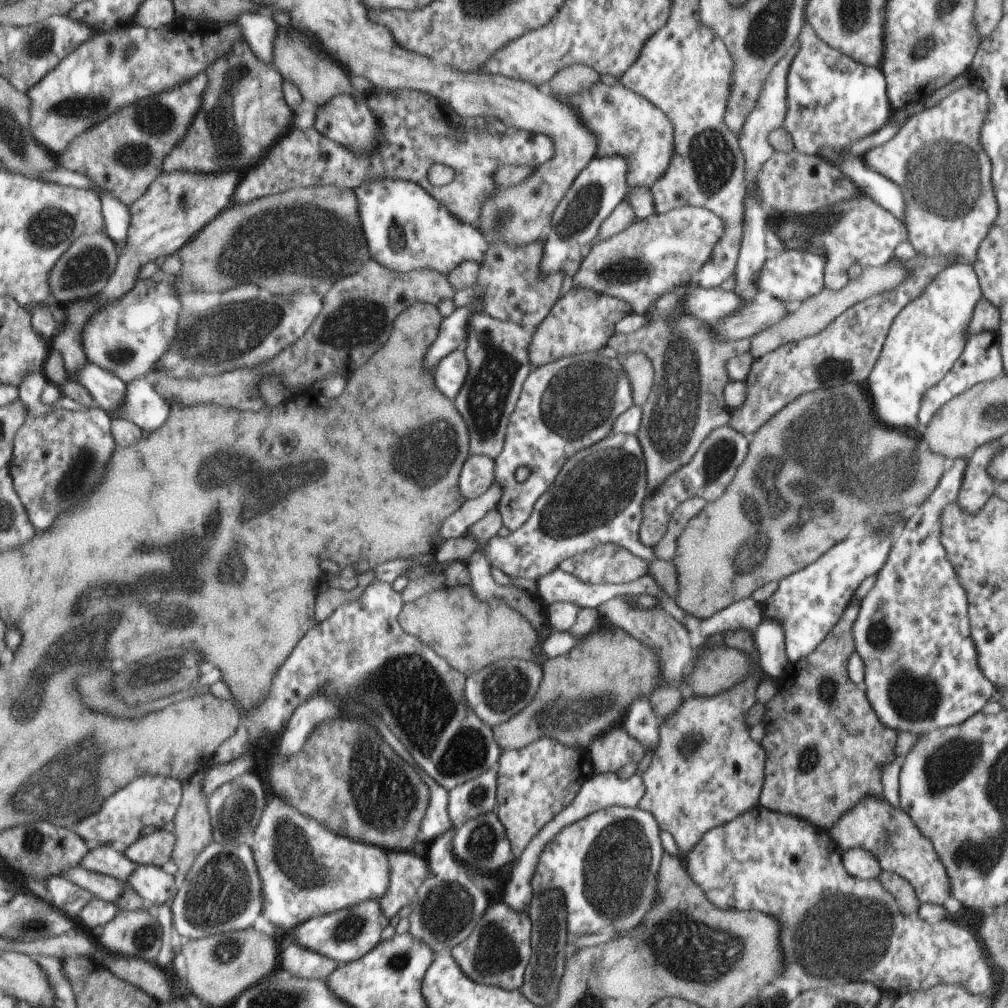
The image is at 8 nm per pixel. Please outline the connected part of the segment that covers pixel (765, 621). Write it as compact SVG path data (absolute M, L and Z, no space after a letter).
M763 617L753 637L756 640L760 668L767 676L780 680L789 662L789 657L786 656L785 628L782 628L782 622Z

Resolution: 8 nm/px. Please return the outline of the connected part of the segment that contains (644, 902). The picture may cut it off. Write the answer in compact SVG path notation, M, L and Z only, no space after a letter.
M611 806L602 808L566 826L548 846L544 847L532 876L533 896L560 890L566 906L567 940L576 940L586 934L597 934L604 926L614 926L618 935L641 926L647 915L661 901L659 872L664 858L660 830L656 817L640 807Z

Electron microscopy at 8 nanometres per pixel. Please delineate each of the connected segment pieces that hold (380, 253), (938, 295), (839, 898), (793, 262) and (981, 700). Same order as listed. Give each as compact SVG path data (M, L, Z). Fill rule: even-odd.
M378 178L374 181L365 179L364 183L353 191L358 196L358 216L362 220L362 228L365 228L366 244L369 244L371 258L381 261L386 268L394 269L394 272L434 269L434 272L441 272L447 276L462 262L476 262L478 266L484 264L489 244L482 238L482 234L474 226L462 224L419 184L390 178Z
M958 262L945 268L930 283L930 286L926 287L926 290L897 316L892 330L889 331L888 340L884 344L884 350L881 351L881 356L877 359L872 374L866 380L874 397L874 406L876 406L874 412L878 412L878 418L886 422L888 428L890 426L910 428L910 430L916 430L916 434L921 433L921 422L917 417L917 413L921 410L921 400L929 388L940 383L949 374L954 363L964 354L966 336L969 335L969 324L982 298L984 298L984 291L976 269L973 265Z
M759 806L746 811L744 815L737 816L736 819L731 820L729 823L705 832L701 842L692 851L688 852L685 858L686 867L693 876L693 880L701 886L705 896L709 897L709 900L714 905L717 905L719 909L763 912L766 913L766 916L773 916L780 922L780 944L782 954L784 954L785 968L782 970L782 975L779 976L782 980L777 980L775 984L780 987L780 992L784 993L790 1001L796 1000L802 992L808 992L810 989L832 988L837 984L850 984L850 981L874 983L878 988L881 988L883 993L892 990L897 997L906 993L910 994L910 992L918 992L918 990L930 990L930 988L936 988L938 984L958 984L958 986L964 986L968 992L974 994L997 995L997 972L994 972L984 946L980 944L980 940L976 938L976 934L972 930L968 930L966 926L954 924L954 922L950 922L947 919L944 919L941 924L931 925L929 921L922 921L918 914L903 915L900 913L898 902L896 902L891 892L884 889L880 878L866 880L861 877L854 877L845 868L841 846L830 837L828 831L808 820Z
M784 248L780 254L769 258L765 267L762 268L761 292L770 294L782 302L796 300L796 302L804 303L805 300L812 299L824 290L826 266L828 261L823 254Z
M956 458L942 476L937 490L910 518L905 519L900 512L896 512L866 520L867 529L878 534L890 532L895 539L888 562L878 572L874 587L861 601L860 614L853 624L856 651L849 659L848 670L854 684L868 694L880 719L898 733L922 735L964 723L982 712L986 702L996 695L996 687L984 678L978 668L978 652L970 638L966 590L960 584L958 574L940 542L942 510L956 504L969 459Z

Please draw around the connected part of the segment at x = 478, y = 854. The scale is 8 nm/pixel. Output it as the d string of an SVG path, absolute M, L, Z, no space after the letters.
M494 810L454 829L452 853L478 870L498 870L512 860L509 835Z

